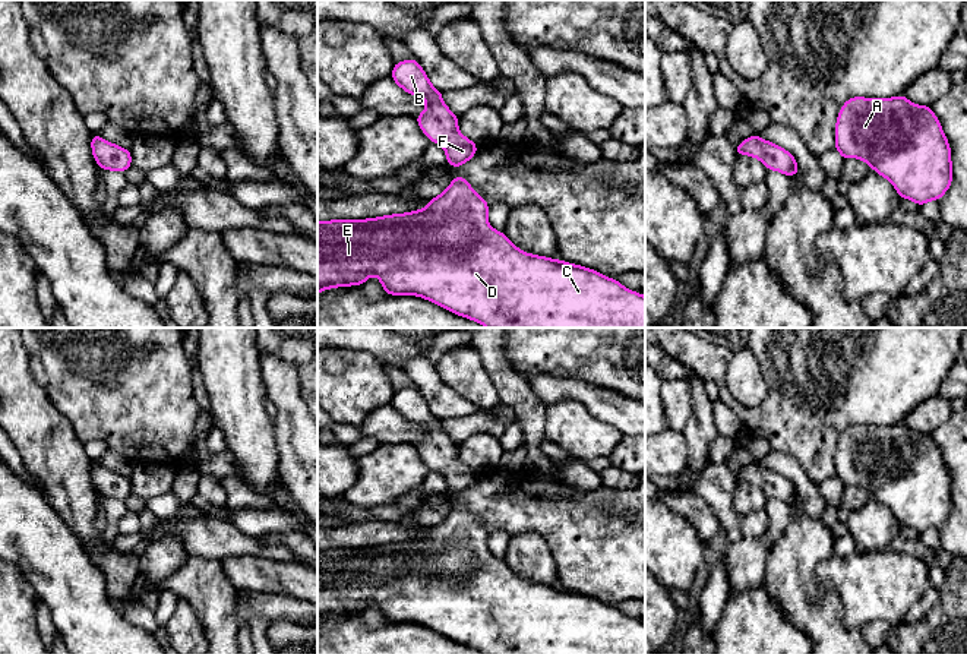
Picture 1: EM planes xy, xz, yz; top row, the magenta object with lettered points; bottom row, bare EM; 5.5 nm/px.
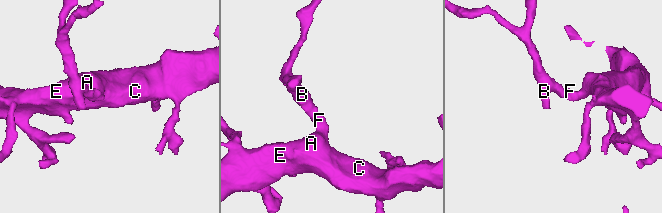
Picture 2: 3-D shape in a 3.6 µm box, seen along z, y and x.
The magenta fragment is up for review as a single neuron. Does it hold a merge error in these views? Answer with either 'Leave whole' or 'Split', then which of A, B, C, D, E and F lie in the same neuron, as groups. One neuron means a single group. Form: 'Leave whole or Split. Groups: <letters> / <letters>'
Leave whole. Groups: A B C D E F

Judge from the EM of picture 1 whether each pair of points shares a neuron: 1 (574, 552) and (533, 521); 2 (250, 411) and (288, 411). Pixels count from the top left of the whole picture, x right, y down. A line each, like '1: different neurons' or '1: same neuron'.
1: same neuron
2: different neurons

